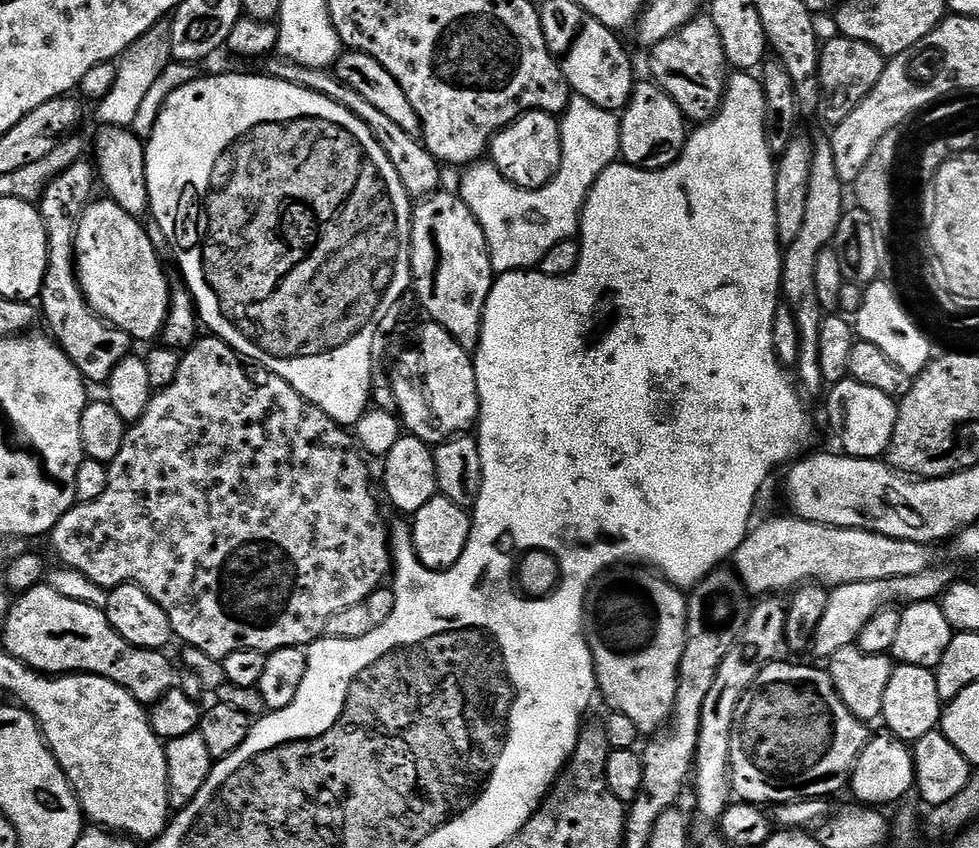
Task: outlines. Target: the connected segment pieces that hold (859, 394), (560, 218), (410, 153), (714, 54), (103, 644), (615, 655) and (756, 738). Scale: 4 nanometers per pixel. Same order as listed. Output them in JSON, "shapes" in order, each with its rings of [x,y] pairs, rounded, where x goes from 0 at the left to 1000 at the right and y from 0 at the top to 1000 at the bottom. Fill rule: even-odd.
{"shapes":[[[[869,446],[849,454],[847,462],[850,463],[846,467],[846,500],[858,522],[857,532],[877,542],[899,542],[913,512],[916,473]]],[[[584,116],[571,138],[571,144],[574,167],[573,191],[566,210],[558,219],[529,222],[517,212],[501,191],[487,191],[473,199],[474,209],[470,212],[468,230],[476,238],[476,243],[492,267],[498,287],[498,302],[503,307],[504,322],[546,317],[554,300],[558,300],[558,295],[570,290],[570,285],[585,282],[591,275],[592,251],[597,248],[597,241],[601,237],[607,215],[623,195],[630,192],[633,184],[633,137],[630,133],[615,130],[607,125],[607,120]]],[[[274,68],[269,72],[269,75],[269,88],[279,90],[288,97],[296,97],[300,101],[315,104],[318,108],[329,111],[333,116],[353,125],[353,130],[361,132],[376,150],[378,158],[386,167],[386,172],[390,172],[394,186],[398,186],[411,219],[419,233],[439,231],[450,221],[451,195],[437,180],[437,176],[433,173],[432,169],[424,159],[413,156],[406,146],[398,144],[398,139],[394,139],[394,134],[390,134],[390,130],[378,125],[378,120],[374,120],[374,116],[370,116],[370,111],[362,111],[362,106],[358,106],[354,99],[347,98],[346,92],[338,84],[330,80],[311,80],[307,75],[300,74],[299,71],[289,68]]],[[[726,18],[712,19],[704,28],[697,31],[697,35],[672,50],[672,54],[665,57],[663,66],[666,66],[662,71],[662,80],[666,84],[665,93],[680,111],[684,111],[684,116],[688,116],[700,143],[714,149],[730,137],[740,121],[742,91],[745,88],[746,77],[740,67],[737,45],[733,45],[733,35]]],[[[48,686],[35,690],[11,709],[2,741],[2,762],[37,792],[51,797],[103,797],[125,809],[148,833],[159,830],[182,802],[181,789],[176,789],[166,768],[138,764],[114,742],[110,725],[103,718],[88,710],[76,710],[76,705],[63,705]]],[[[630,667],[610,679],[597,703],[597,751],[605,769],[612,820],[625,840],[639,842],[655,866],[670,866],[686,847],[695,781],[703,751],[703,703],[661,667]]],[[[790,781],[783,783],[770,800],[766,814],[758,818],[758,828],[754,828],[754,837],[750,842],[750,856],[748,857],[748,874],[746,875],[746,903],[748,904],[748,939],[757,948],[770,948],[773,950],[792,950],[795,948],[810,948],[816,943],[837,943],[839,941],[850,941],[853,934],[858,934],[867,928],[870,917],[870,904],[880,889],[889,871],[888,855],[877,849],[860,828],[857,818],[850,809],[850,801],[841,787],[824,788],[821,783],[797,783]]]]}

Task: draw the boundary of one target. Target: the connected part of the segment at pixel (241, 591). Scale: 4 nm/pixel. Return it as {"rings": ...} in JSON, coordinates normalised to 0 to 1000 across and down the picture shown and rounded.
{"rings":[[[216,394],[209,395],[209,397],[209,401],[208,397],[201,400],[200,404],[185,419],[182,441],[178,441],[178,450],[174,450],[174,455],[162,459],[156,466],[155,473],[149,479],[149,486],[145,488],[145,493],[141,493],[138,500],[128,508],[125,531],[121,531],[121,540],[116,540],[113,547],[110,548],[110,567],[104,578],[104,583],[100,587],[96,587],[96,592],[79,593],[54,620],[51,629],[53,651],[61,659],[58,662],[64,669],[75,675],[88,677],[88,682],[92,682],[92,686],[96,686],[100,692],[107,696],[118,693],[122,689],[140,689],[154,708],[165,717],[170,729],[174,731],[177,751],[181,756],[185,755],[185,761],[201,764],[207,771],[212,771],[217,777],[227,781],[235,770],[243,767],[264,767],[273,771],[282,769],[286,764],[311,764],[318,759],[320,755],[328,754],[333,733],[337,733],[337,729],[341,729],[341,724],[371,712],[382,695],[389,692],[391,684],[388,683],[392,678],[395,680],[398,675],[398,623],[395,617],[392,619],[392,608],[388,605],[388,594],[384,591],[383,583],[380,581],[380,566],[376,563],[375,550],[372,548],[373,539],[370,537],[363,518],[358,513],[356,506],[352,501],[342,500],[328,481],[321,479],[313,469],[308,469],[308,465],[304,465],[304,460],[300,460],[300,455],[296,455],[296,450],[284,446],[284,441],[280,441],[274,434],[267,434],[264,429],[251,427],[249,421],[239,414],[230,401],[225,401],[222,396]]]}

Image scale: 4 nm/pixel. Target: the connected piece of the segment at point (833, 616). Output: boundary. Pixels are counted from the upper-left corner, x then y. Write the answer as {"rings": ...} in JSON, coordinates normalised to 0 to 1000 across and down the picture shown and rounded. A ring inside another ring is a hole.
{"rings":[[[957,667],[946,671],[942,677],[930,677],[927,682],[894,684],[893,686],[872,686],[871,689],[861,689],[860,691],[849,695],[846,699],[843,723],[840,724],[840,731],[836,735],[836,741],[828,755],[828,768],[834,768],[836,772],[842,774],[841,776],[848,776],[852,771],[856,771],[856,767],[871,763],[877,756],[885,733],[889,733],[889,729],[893,724],[900,722],[903,717],[937,712],[943,708],[956,708],[970,688],[970,680],[962,671],[963,669]]]}

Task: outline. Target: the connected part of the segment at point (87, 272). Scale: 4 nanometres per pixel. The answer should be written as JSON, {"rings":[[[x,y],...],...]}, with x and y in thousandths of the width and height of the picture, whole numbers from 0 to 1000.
{"rings":[[[109,233],[95,235],[82,254],[82,264],[78,268],[78,290],[76,305],[78,309],[78,329],[82,331],[82,340],[90,362],[98,371],[110,379],[115,387],[125,389],[136,402],[155,401],[164,395],[168,380],[172,374],[172,350],[174,334],[168,316],[163,313],[163,302],[146,269],[144,261],[138,255],[129,252],[125,243],[121,243]]]}

